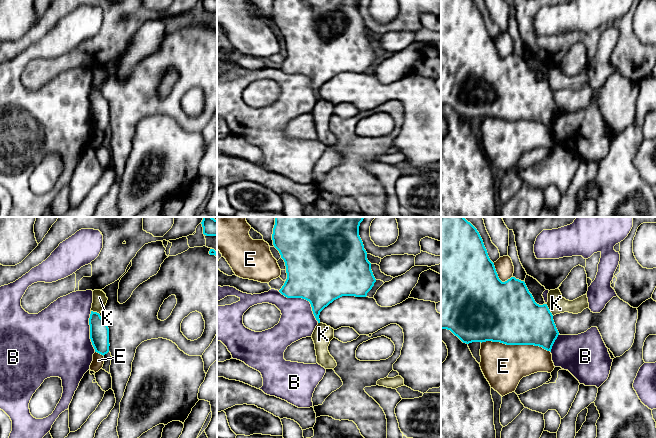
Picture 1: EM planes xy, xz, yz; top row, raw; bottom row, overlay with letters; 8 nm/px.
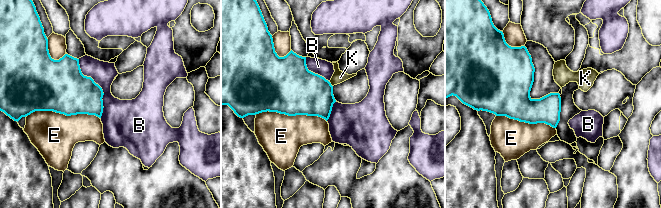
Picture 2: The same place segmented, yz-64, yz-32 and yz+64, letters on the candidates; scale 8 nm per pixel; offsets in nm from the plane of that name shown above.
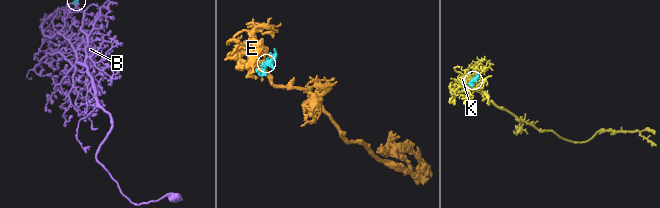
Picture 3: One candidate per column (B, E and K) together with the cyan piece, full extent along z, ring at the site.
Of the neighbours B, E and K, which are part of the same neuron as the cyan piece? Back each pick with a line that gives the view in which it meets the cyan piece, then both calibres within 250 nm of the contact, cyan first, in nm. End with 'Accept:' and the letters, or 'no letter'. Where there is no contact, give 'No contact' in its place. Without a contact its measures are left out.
Accept: no letter

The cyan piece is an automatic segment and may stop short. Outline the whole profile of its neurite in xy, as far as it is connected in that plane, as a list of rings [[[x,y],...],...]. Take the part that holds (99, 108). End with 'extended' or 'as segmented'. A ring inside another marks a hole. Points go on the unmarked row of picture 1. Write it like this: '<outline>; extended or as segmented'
[[[91,87],[89,94],[90,115],[95,128],[105,131],[109,128],[109,104],[100,90]]]; as segmented

